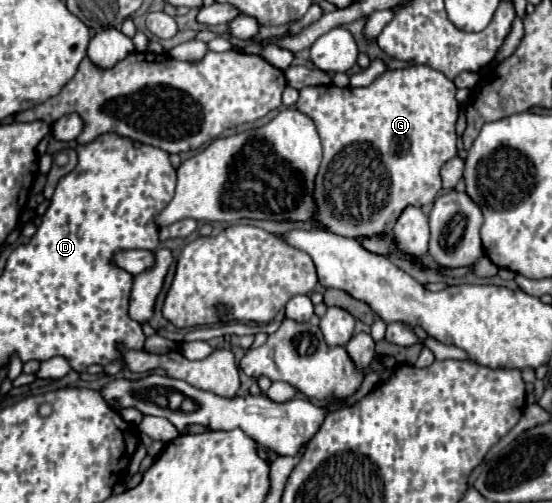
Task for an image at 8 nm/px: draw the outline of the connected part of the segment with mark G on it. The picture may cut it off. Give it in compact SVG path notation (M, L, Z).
M411 65L411 67L405 67L405 69L385 71L381 77L377 77L367 87L345 87L345 89L341 89L337 85L319 85L319 87L301 89L297 109L303 111L305 115L309 115L315 121L315 127L319 131L321 145L323 145L323 163L321 163L321 169L319 169L319 175L317 175L317 187L315 187L315 199L317 199L317 205L319 205L317 223L321 223L323 227L327 227L329 231L333 231L337 235L357 239L361 235L377 235L381 231L391 231L397 217L401 215L401 211L409 205L423 207L423 205L431 203L437 197L437 193L443 189L441 187L441 173L439 173L443 163L457 155L455 121L457 121L457 113L459 113L459 103L455 99L455 91L457 91L457 87L453 85L451 79L447 79L441 71L431 69L427 65Z

